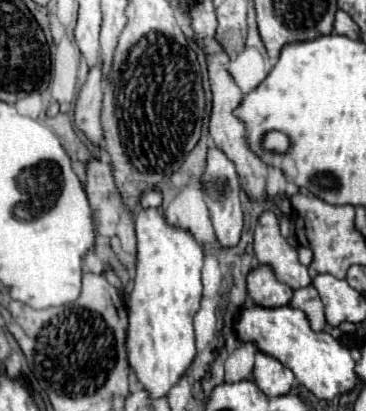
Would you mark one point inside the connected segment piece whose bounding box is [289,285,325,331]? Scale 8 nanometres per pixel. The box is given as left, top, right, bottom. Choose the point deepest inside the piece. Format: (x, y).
(306, 299)

